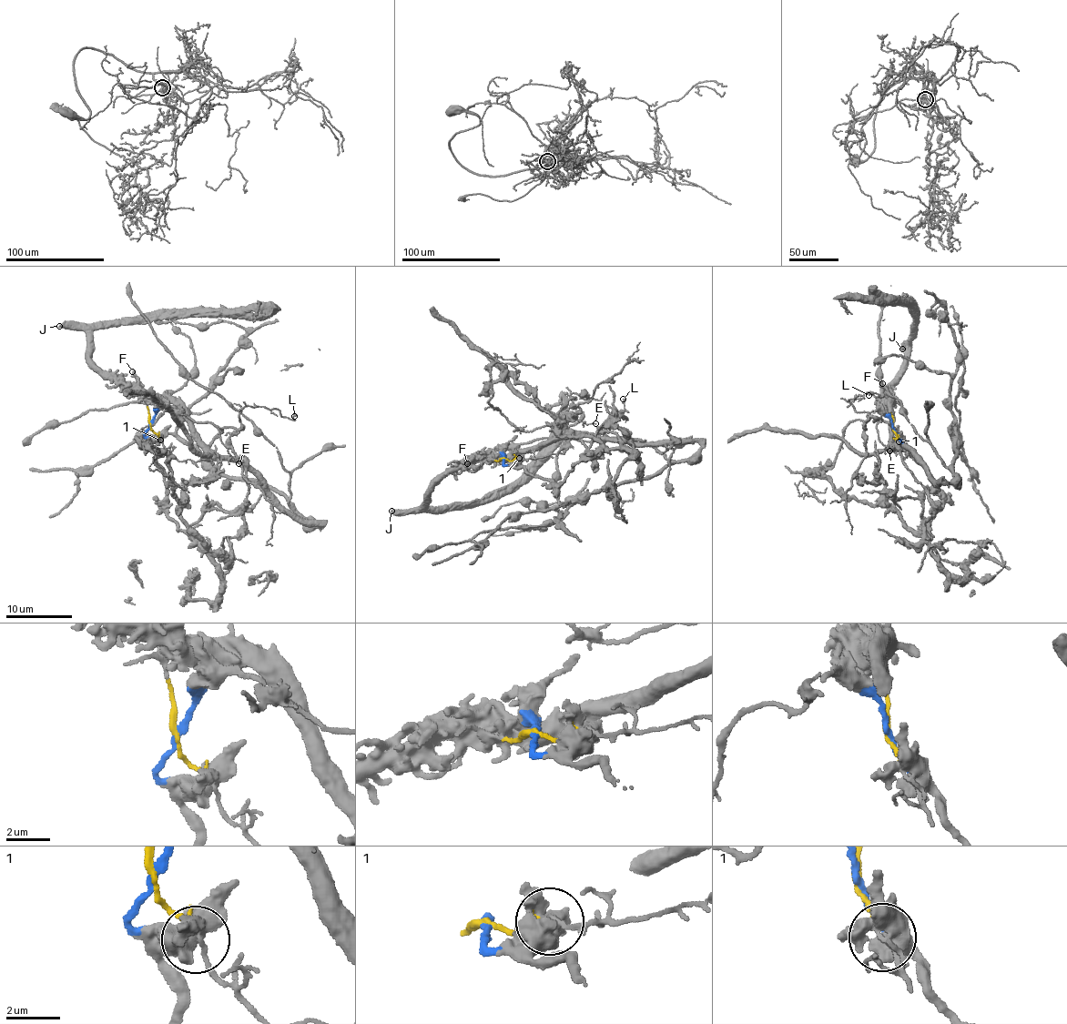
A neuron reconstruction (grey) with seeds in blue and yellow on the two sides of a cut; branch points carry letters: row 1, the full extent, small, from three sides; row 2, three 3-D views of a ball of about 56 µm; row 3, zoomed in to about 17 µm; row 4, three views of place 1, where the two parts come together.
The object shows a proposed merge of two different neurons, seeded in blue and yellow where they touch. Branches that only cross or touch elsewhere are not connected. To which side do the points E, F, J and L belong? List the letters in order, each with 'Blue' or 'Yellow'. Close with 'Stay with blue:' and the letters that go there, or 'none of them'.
E: Yellow
F: Yellow
J: Yellow
L: Yellow
Stay with blue: none of them

